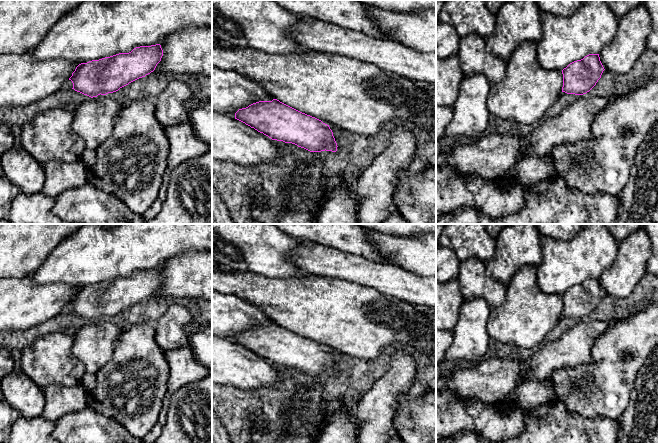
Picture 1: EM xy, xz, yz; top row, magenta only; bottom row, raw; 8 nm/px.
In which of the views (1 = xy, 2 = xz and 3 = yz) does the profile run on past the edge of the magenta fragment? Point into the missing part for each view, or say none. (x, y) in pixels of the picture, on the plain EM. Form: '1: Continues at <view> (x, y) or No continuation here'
1: No continuation here
2: No continuation here
3: No continuation here

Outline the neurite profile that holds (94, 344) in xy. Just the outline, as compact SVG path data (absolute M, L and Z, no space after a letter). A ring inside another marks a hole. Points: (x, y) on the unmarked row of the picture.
M105 319L93 321L73 337L72 353L84 364L87 372L96 374L112 359L122 331Z

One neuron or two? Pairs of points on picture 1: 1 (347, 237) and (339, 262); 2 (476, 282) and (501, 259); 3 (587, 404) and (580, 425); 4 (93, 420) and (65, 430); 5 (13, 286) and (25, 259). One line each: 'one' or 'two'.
1: two
2: two
3: two
4: one
5: two

